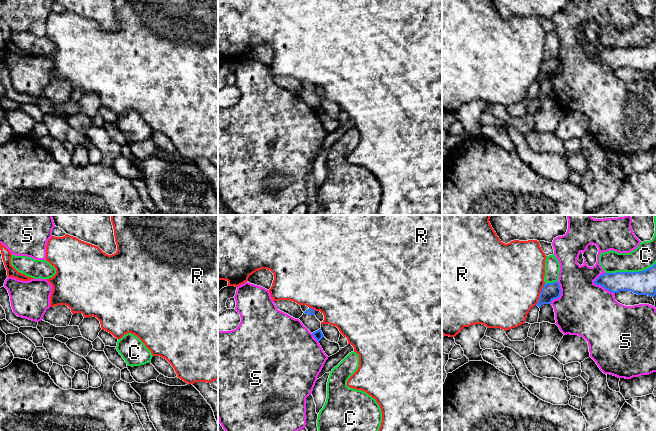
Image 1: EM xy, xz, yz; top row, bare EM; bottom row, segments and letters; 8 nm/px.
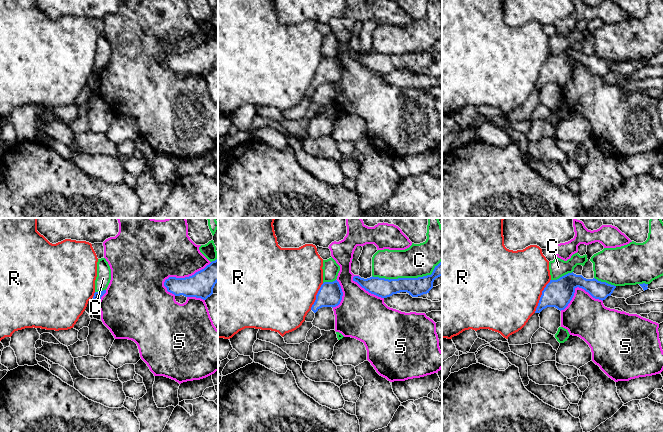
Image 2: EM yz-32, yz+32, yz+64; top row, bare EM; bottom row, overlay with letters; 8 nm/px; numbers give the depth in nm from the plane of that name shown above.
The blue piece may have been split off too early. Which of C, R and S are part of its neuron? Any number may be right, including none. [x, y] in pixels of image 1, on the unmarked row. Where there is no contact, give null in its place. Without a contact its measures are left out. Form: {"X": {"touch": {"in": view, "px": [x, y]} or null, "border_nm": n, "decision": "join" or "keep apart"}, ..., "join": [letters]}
{"C": {"touch": {"in": "yz", "px": [630, 48]}, "border_nm": 400, "decision": "keep apart"}, "R": {"touch": {"in": "yz", "px": [540, 70]}, "border_nm": 190, "decision": "keep apart"}, "S": {"touch": {"in": "yz", "px": [604, 63]}, "border_nm": 200, "decision": "keep apart"}, "join": []}

